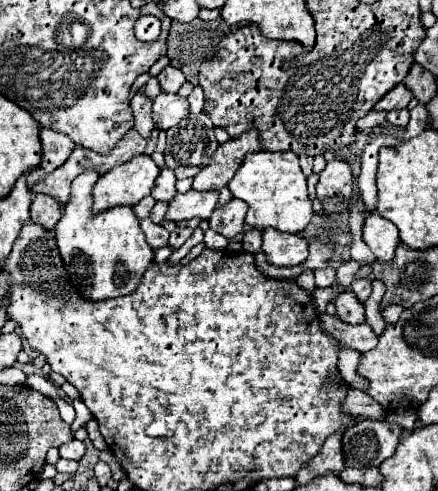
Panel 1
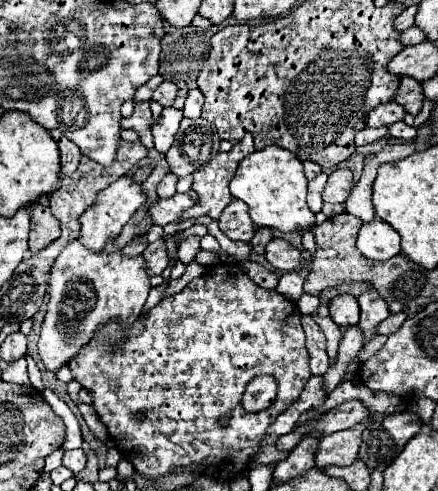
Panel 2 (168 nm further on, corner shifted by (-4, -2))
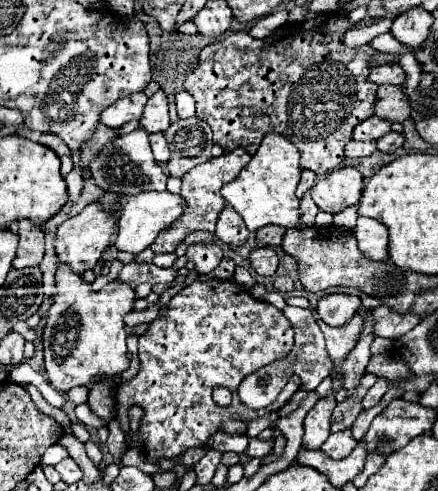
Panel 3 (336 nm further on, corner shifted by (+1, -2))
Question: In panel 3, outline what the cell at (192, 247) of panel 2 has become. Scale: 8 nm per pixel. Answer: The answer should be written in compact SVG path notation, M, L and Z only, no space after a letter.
M194 243L188 247L184 257L194 265L194 269L200 275L208 275L218 267L218 263L222 259L222 249L214 243L212 245L210 243Z

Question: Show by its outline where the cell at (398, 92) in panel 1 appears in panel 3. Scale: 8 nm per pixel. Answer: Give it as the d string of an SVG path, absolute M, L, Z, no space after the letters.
M372 115L364 123L354 127L354 135L352 137L360 139L360 141L370 141L370 139L378 139L378 137L390 133L390 131L392 131L392 123L390 121Z

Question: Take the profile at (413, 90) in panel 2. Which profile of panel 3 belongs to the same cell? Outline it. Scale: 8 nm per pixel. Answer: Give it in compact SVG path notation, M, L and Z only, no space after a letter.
M380 85L376 93L376 115L388 121L406 121L410 119L410 99L400 85Z

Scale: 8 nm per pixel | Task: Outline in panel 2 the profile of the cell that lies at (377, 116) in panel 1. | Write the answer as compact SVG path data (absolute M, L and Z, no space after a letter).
M365 127L355 135L355 145L361 147L361 145L367 145L367 143L373 143L373 141L379 141L379 139L387 139L387 129L385 127L379 127L379 129Z

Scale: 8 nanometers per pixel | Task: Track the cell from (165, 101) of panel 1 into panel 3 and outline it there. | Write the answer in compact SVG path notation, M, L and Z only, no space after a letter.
M152 133L150 135L150 145L152 145L152 153L154 153L154 159L158 163L166 163L168 157L170 157L170 151L168 151L168 143L166 143L166 137L164 133Z

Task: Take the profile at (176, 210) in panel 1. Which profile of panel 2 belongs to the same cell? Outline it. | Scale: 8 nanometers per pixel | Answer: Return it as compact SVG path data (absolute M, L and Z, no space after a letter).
M193 191L175 193L169 199L159 199L155 205L149 207L149 217L153 225L167 225L181 217L181 213L197 203L197 195Z

